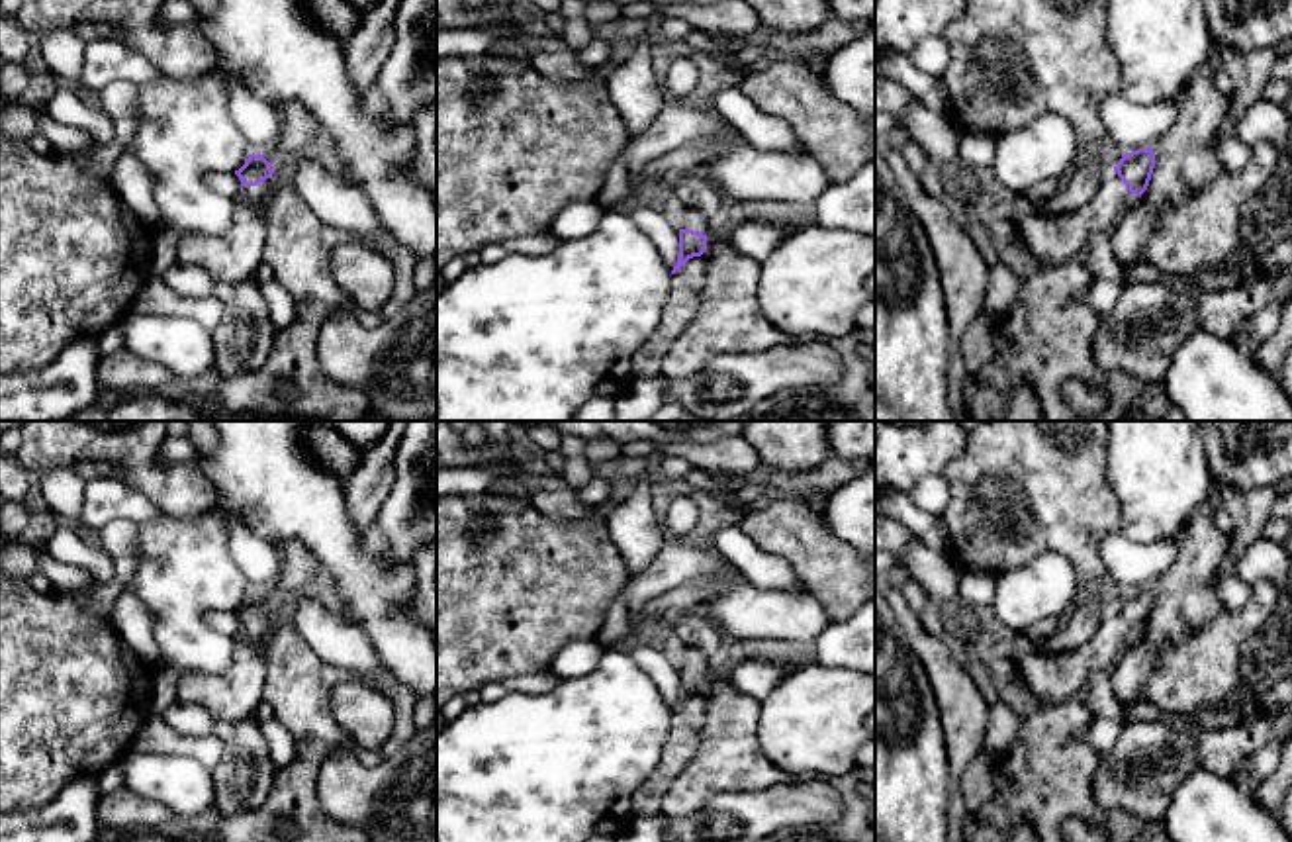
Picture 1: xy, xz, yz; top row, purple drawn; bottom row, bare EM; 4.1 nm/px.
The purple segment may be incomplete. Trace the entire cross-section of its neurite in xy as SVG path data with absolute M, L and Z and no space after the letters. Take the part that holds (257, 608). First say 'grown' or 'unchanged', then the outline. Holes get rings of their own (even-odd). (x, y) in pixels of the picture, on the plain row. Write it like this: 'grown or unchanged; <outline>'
grown; M251 593L245 603L235 609L241 619L243 640L254 650L264 652L274 625L272 603L262 593Z

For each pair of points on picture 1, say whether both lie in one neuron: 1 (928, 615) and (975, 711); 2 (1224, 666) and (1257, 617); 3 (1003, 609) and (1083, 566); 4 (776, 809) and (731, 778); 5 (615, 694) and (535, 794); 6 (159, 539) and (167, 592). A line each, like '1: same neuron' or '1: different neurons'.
1: different neurons
2: same neuron
3: different neurons
4: different neurons
5: same neuron
6: same neuron

